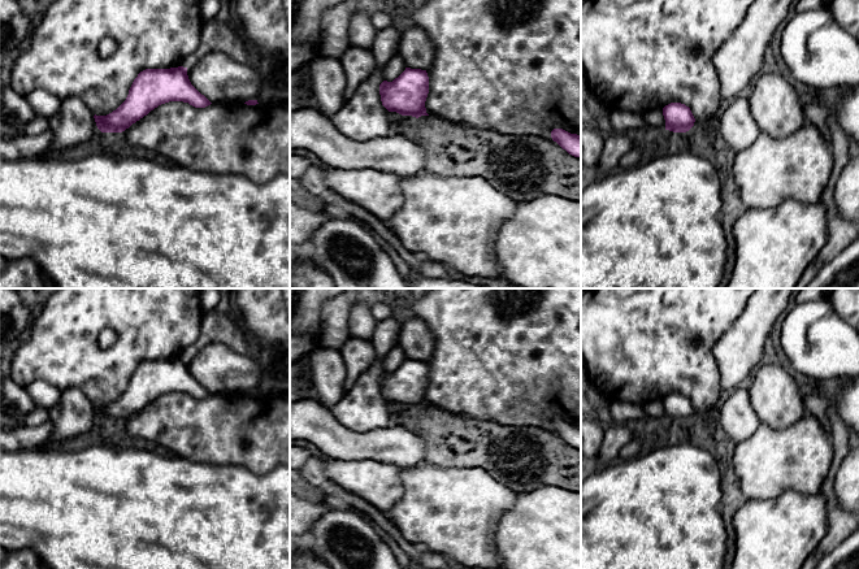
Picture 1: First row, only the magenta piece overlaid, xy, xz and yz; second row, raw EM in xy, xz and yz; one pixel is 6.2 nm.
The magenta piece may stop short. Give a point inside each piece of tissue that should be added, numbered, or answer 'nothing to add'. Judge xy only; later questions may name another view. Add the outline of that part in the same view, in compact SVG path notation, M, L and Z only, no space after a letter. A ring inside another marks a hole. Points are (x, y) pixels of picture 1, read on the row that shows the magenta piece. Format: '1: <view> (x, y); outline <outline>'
nothing to add

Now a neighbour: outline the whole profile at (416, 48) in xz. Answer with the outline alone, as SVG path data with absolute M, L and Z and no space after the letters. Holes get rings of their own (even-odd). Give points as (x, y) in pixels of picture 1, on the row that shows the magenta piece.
M408 25L400 30L398 55L407 68L428 70L434 61L435 47L422 29Z

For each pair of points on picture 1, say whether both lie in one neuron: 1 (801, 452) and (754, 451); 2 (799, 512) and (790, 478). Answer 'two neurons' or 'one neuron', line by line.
1: one neuron
2: two neurons

